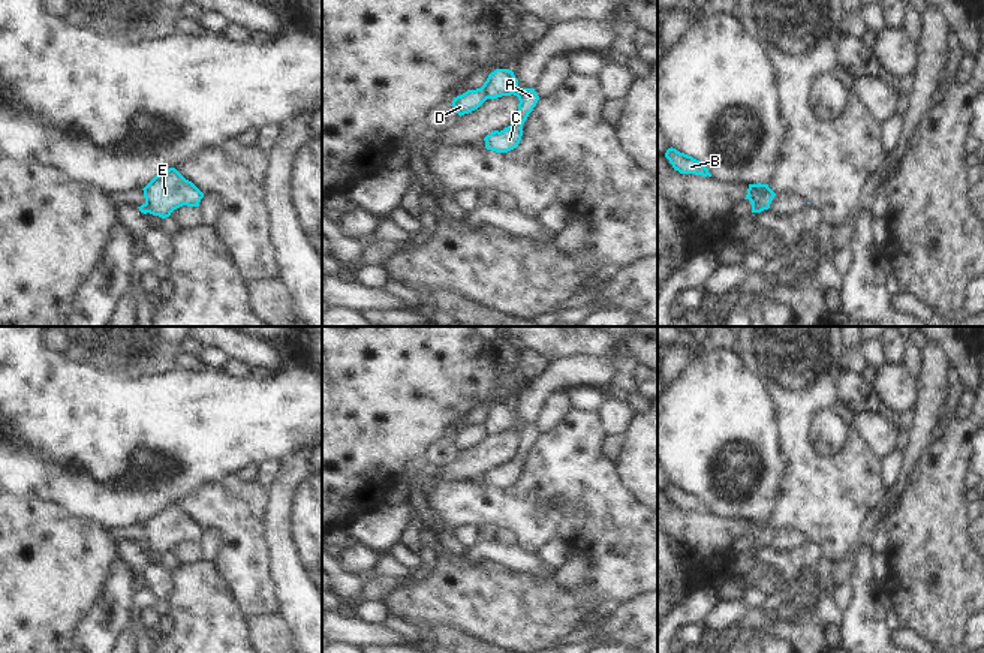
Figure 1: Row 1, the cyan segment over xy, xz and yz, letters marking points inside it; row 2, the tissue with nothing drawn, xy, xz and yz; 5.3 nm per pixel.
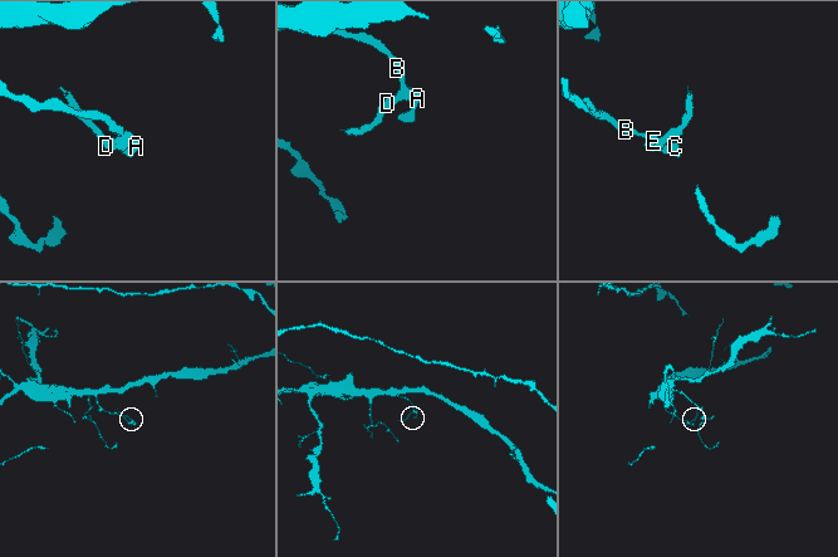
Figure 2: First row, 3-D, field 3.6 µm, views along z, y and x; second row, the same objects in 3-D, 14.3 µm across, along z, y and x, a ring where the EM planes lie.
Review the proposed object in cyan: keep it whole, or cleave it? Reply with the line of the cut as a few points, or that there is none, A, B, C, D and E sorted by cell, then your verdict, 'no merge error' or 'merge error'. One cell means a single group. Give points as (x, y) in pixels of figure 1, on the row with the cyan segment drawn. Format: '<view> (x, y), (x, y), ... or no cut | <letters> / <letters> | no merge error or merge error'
yz (769, 187), (754, 211) | A B C E / D | merge error

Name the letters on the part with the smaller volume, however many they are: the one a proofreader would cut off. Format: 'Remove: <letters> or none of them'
Remove: D

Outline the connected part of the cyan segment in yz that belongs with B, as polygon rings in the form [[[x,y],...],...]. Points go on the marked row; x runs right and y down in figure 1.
[[[672,147],[666,150],[665,157],[669,160],[672,168],[680,174],[695,174],[702,177],[707,177],[707,175],[711,177],[708,169],[699,160],[684,153],[680,153]]]

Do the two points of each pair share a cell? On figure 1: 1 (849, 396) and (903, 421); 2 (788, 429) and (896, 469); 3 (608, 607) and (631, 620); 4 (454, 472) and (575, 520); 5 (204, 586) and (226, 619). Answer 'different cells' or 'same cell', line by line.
1: same cell
2: different cells
3: different cells
4: different cells
5: same cell

